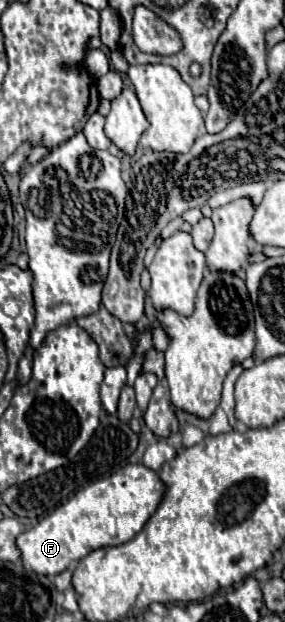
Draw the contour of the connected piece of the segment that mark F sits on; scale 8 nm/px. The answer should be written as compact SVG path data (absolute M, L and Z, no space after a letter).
M129 463L129 465L121 467L111 477L95 481L95 483L79 489L65 505L57 507L51 515L47 515L43 521L39 521L31 531L21 533L17 537L17 545L19 545L21 557L23 557L23 565L35 573L53 577L53 575L65 571L71 561L79 561L99 547L115 547L115 545L127 543L143 529L147 519L155 513L157 505L163 499L163 493L165 493L165 485L159 479L157 471L153 471L141 463Z

